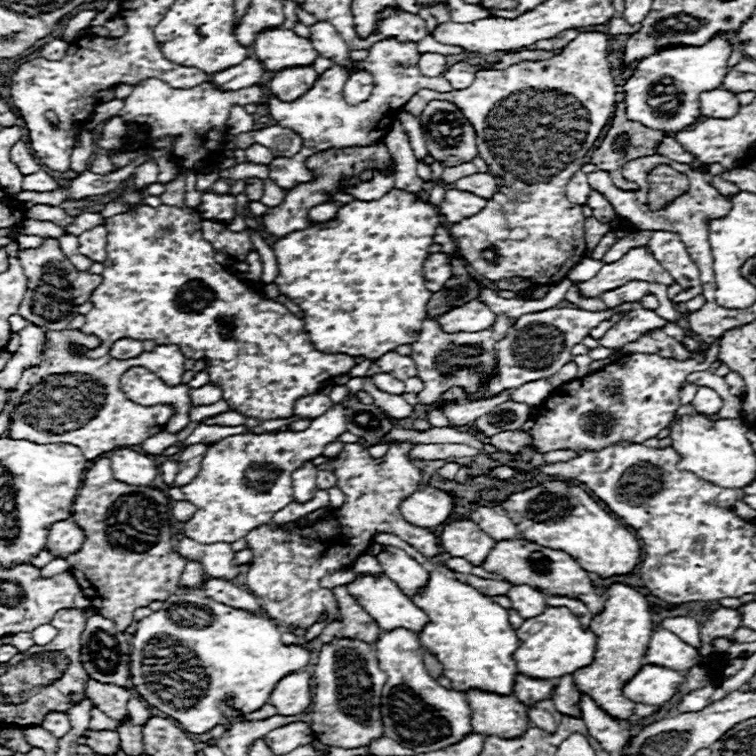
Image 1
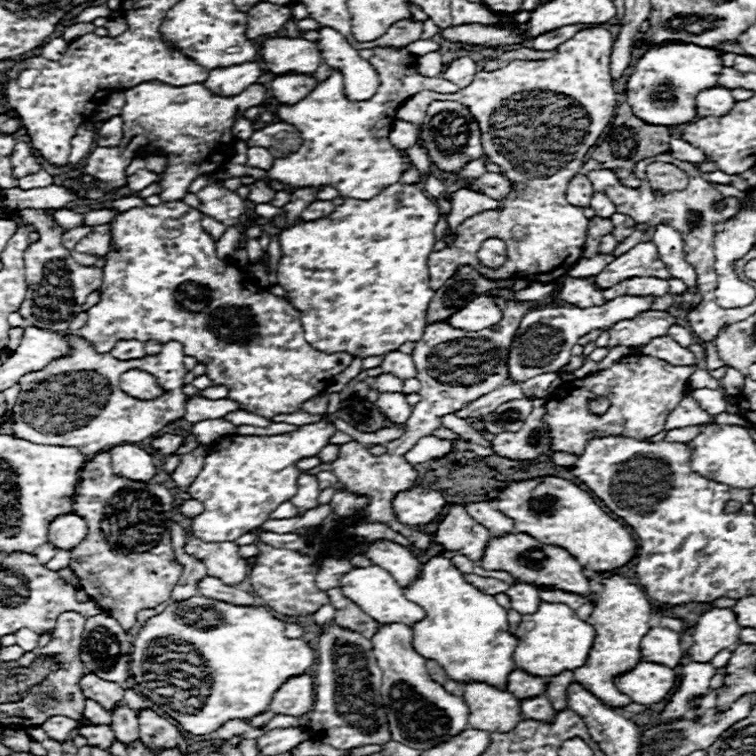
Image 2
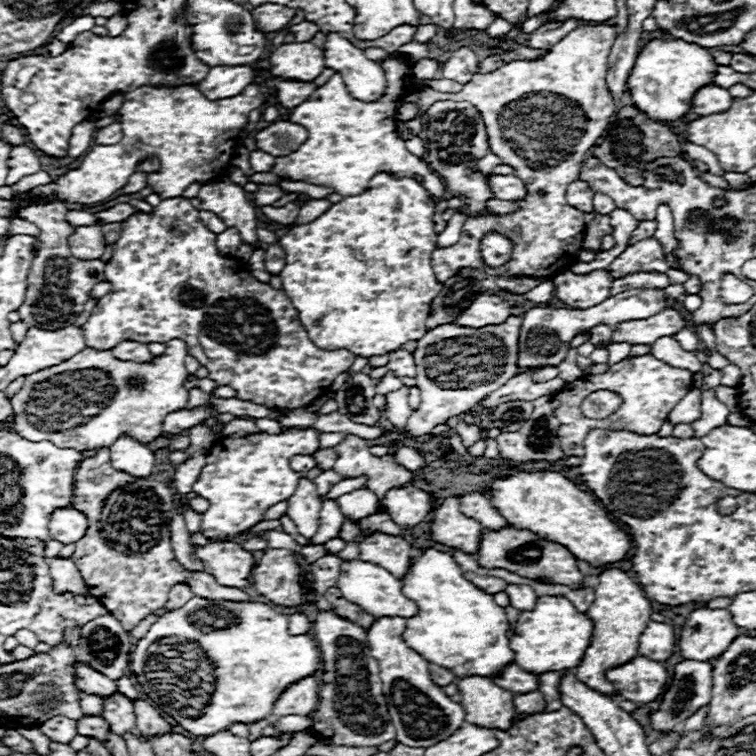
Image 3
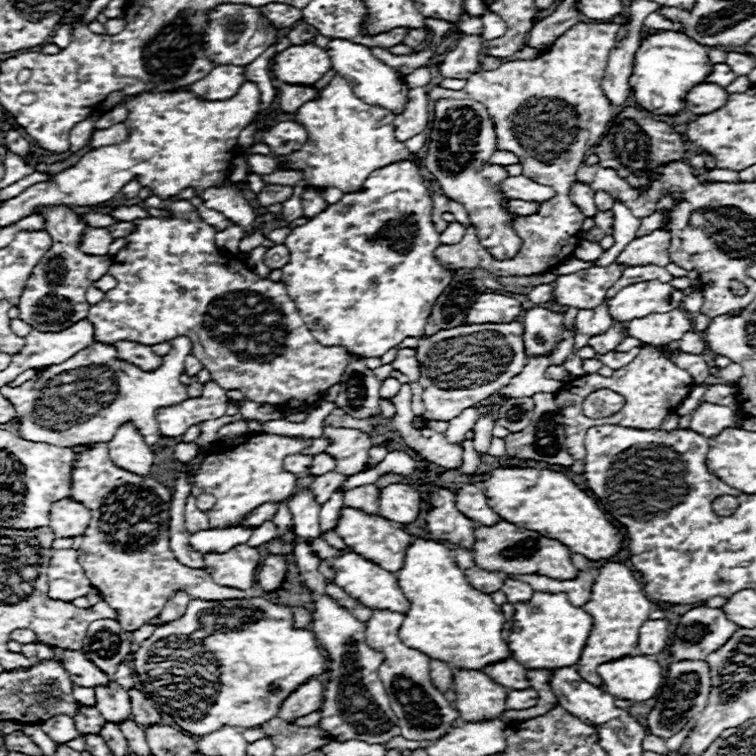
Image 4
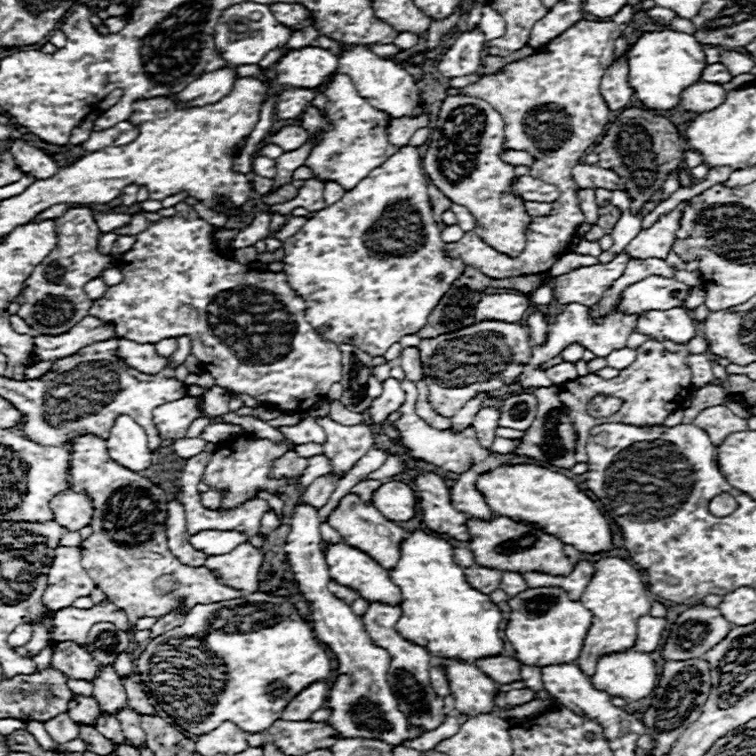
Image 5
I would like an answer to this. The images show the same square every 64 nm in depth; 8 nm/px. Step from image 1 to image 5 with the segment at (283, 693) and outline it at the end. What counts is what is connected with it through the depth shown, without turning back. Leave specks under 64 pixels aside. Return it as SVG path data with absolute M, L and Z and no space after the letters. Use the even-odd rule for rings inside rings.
M314 682L312 686L304 688L282 712L282 720L308 720L316 710L324 706L328 700L330 686L326 682Z

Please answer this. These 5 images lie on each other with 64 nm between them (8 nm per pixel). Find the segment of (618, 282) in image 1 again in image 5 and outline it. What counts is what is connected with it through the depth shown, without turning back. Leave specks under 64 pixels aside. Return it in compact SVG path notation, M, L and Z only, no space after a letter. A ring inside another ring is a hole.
M688 200L678 204L672 212L662 214L658 222L654 222L650 228L642 230L628 246L626 252L634 258L666 258L670 246L676 240L676 230L680 226L682 210L686 208Z

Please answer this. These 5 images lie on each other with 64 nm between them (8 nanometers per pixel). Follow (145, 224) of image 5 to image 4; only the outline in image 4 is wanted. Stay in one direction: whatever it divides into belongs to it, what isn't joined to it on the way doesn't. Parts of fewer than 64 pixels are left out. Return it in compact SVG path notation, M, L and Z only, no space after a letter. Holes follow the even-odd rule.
M133 221L130 222L120 222L120 224L114 224L114 226L110 226L108 230L110 230L110 234L114 236L114 238L123 238L127 237L135 230L136 226Z

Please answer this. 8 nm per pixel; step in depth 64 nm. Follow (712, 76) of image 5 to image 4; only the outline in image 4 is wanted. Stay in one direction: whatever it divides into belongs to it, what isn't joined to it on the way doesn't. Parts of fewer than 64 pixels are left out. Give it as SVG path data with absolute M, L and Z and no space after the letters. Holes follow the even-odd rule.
M714 64L712 72L706 76L706 82L718 82L718 86L726 88L734 78L736 74L726 64Z

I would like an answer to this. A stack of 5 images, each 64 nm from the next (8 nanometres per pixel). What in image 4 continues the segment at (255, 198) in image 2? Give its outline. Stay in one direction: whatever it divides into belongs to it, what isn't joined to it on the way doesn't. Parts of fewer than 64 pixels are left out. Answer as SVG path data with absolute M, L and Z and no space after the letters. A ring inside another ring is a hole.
M270 184L266 186L264 192L260 192L260 204L262 206L272 206L272 204L282 204L286 200L290 200L294 194L292 186L280 186L280 184Z

